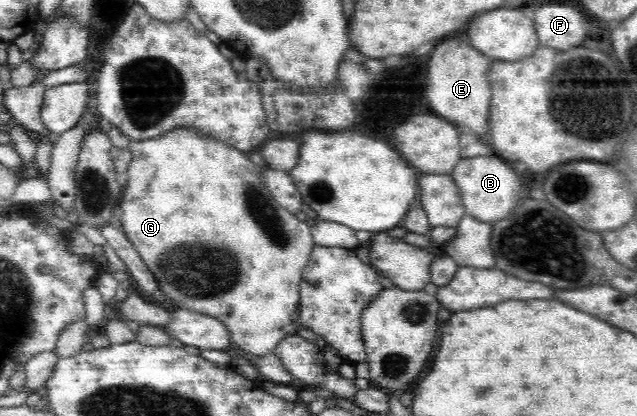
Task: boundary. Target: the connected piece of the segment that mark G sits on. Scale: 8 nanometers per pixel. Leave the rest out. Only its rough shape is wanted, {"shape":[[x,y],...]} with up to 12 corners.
{"shape":[[131,141],[118,205],[175,308],[297,333],[310,227],[248,153]]}

